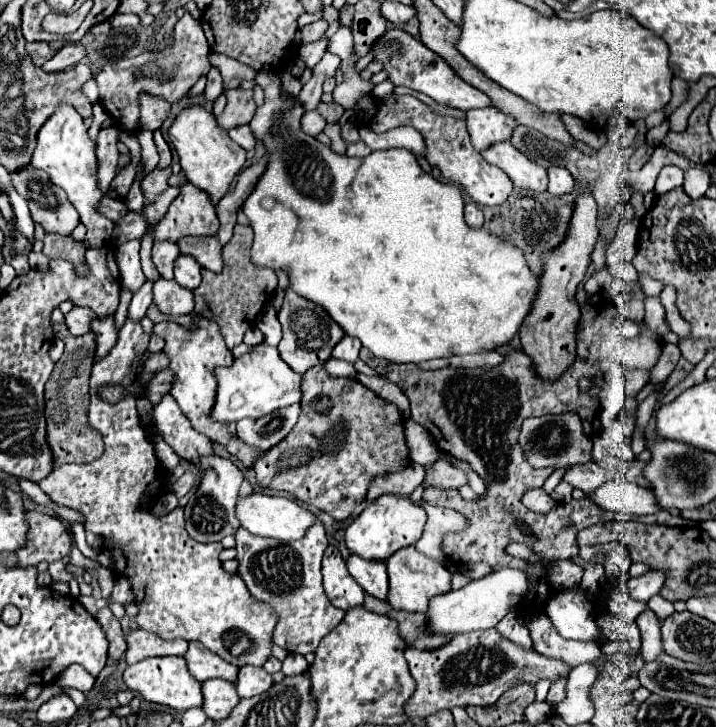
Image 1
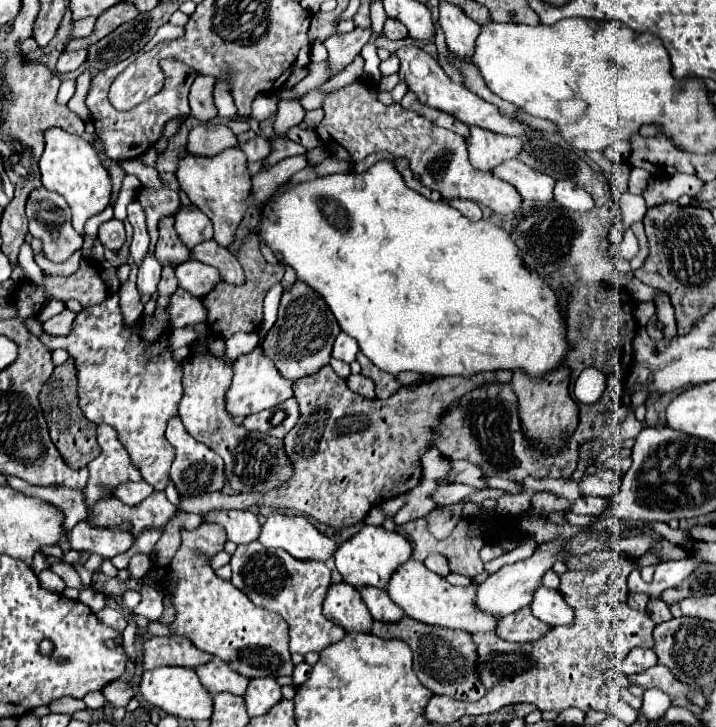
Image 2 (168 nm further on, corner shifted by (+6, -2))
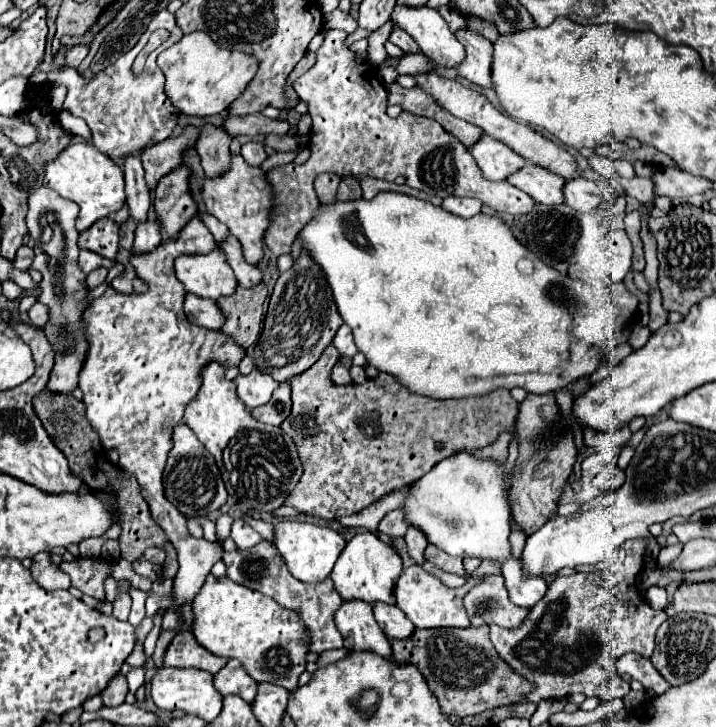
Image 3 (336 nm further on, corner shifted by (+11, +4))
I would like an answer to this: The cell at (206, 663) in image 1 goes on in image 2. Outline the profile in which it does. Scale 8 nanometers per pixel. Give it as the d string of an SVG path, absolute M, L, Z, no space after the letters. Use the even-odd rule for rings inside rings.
M213 657L209 663L205 663L205 667L197 667L195 671L199 675L201 685L205 689L209 689L211 693L227 691L233 695L243 695L247 689L247 683L249 683L249 679L245 679L237 671L229 669L229 665L217 657Z

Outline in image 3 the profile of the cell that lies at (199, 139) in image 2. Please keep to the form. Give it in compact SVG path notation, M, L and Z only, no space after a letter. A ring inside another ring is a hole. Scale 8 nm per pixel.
M186 127L186 131L180 137L170 137L166 141L160 141L152 147L146 147L140 153L140 159L144 171L146 171L146 183L150 189L155 189L158 181L172 169L176 169L182 163L182 151L188 143L196 139L196 129Z

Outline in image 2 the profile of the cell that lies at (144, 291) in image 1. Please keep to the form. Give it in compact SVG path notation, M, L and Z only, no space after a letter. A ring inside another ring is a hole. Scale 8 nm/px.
M145 255L139 273L137 273L137 291L143 297L151 297L157 293L157 285L161 279L161 265L153 255Z

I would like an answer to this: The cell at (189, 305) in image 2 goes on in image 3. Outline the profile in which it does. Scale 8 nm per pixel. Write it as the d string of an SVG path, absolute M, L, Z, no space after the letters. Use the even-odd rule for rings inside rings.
M186 295L184 301L184 311L190 323L206 327L206 329L220 329L224 313L220 313L220 307L212 299L202 299L196 295Z

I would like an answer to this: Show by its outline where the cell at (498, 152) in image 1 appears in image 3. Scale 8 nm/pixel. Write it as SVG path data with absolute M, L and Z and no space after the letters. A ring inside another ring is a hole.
M532 163L526 165L518 173L514 173L508 181L514 187L528 193L536 203L544 203L544 205L564 203L562 187L564 187L566 179L562 179L562 177L558 177L558 175L550 173L548 169L542 169L538 165L532 165Z

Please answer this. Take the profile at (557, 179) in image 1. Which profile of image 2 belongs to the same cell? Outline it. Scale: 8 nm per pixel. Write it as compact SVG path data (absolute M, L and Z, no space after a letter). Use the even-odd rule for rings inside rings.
M559 179L555 183L553 199L557 203L561 203L563 207L579 211L579 213L583 213L583 211L593 207L593 199L589 197L589 193L583 187L579 187L573 181L569 181L569 179Z

